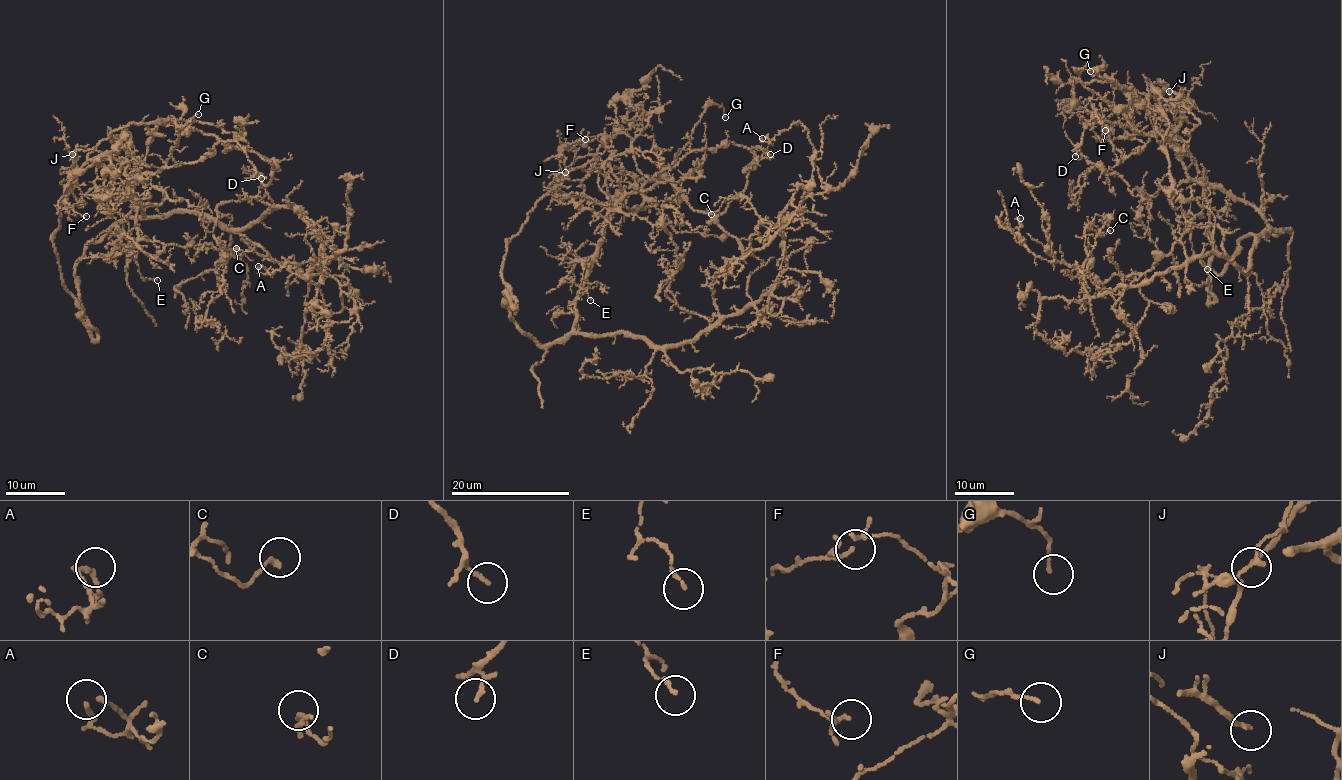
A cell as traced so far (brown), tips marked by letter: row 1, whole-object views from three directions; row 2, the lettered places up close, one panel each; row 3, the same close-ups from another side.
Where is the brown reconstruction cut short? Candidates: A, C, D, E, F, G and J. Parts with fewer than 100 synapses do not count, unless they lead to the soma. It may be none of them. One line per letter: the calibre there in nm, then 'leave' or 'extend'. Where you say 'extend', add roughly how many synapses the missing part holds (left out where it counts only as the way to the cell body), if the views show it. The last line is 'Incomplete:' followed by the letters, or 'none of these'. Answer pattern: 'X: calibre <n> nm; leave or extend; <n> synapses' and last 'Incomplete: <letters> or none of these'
A: calibre 110 nm; leave
C: calibre 180 nm; leave
D: calibre 100 nm; leave
E: calibre 140 nm; leave
F: calibre 80 nm; leave
G: calibre 120 nm; leave
J: calibre 180 nm; leave
Incomplete: none of these

